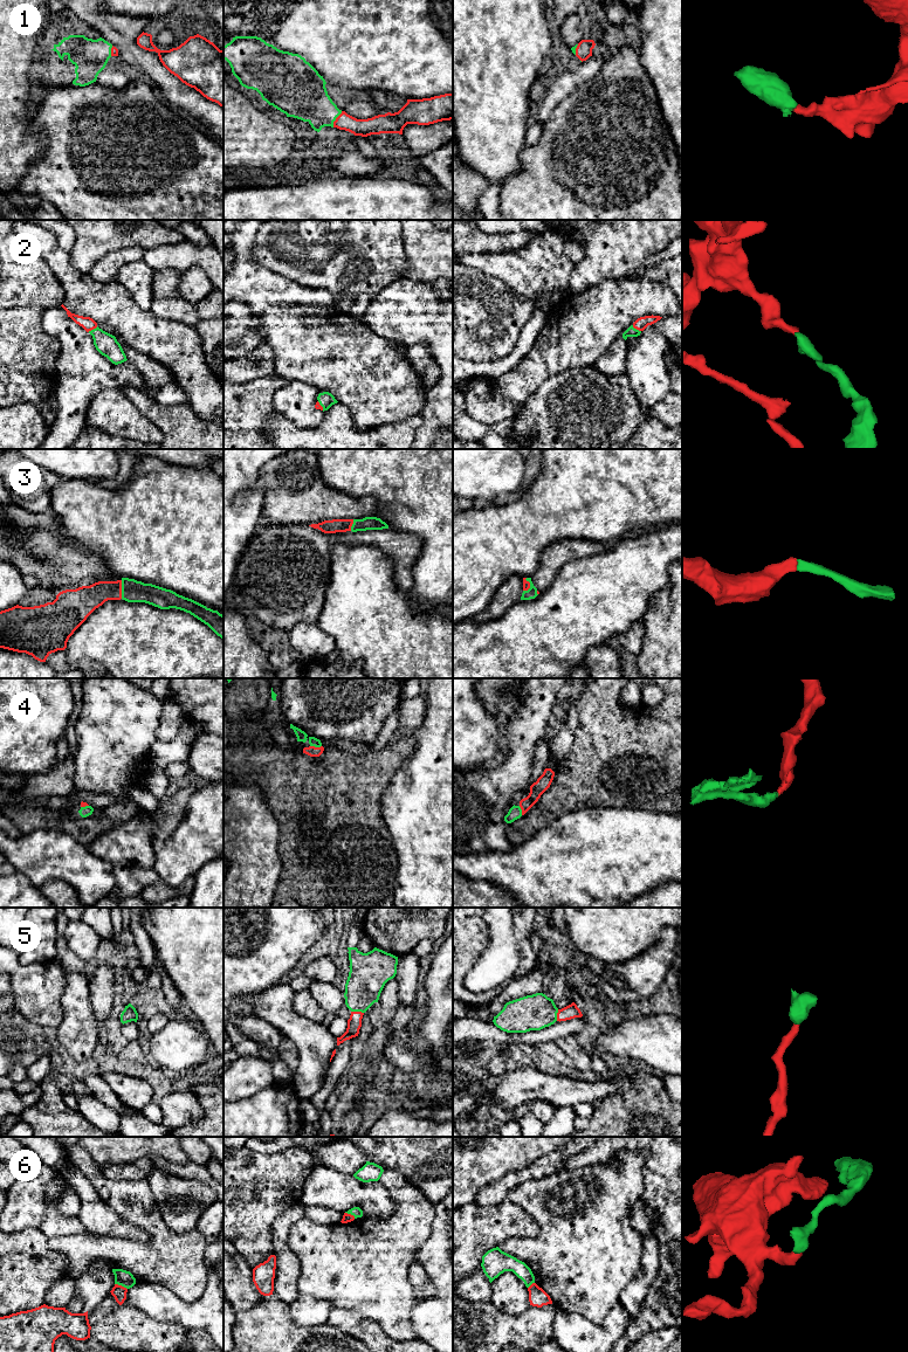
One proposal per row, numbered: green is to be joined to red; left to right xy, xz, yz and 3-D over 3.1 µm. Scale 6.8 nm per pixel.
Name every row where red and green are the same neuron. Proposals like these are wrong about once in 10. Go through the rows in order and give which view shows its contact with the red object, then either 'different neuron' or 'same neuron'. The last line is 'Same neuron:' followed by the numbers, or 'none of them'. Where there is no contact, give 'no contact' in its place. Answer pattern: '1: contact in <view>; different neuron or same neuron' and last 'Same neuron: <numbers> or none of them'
1: contact in xz; same neuron
2: contact in yz; same neuron
3: contact in xy; same neuron
4: contact in xz; same neuron
5: contact in xz; same neuron
6: contact in xy; different neuron
Same neuron: 1, 2, 3, 4, 5

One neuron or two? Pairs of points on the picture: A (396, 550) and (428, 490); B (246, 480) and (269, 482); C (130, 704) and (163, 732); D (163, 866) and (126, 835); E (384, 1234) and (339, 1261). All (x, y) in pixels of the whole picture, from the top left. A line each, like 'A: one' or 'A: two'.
A: two
B: two
C: two
D: two
E: one

